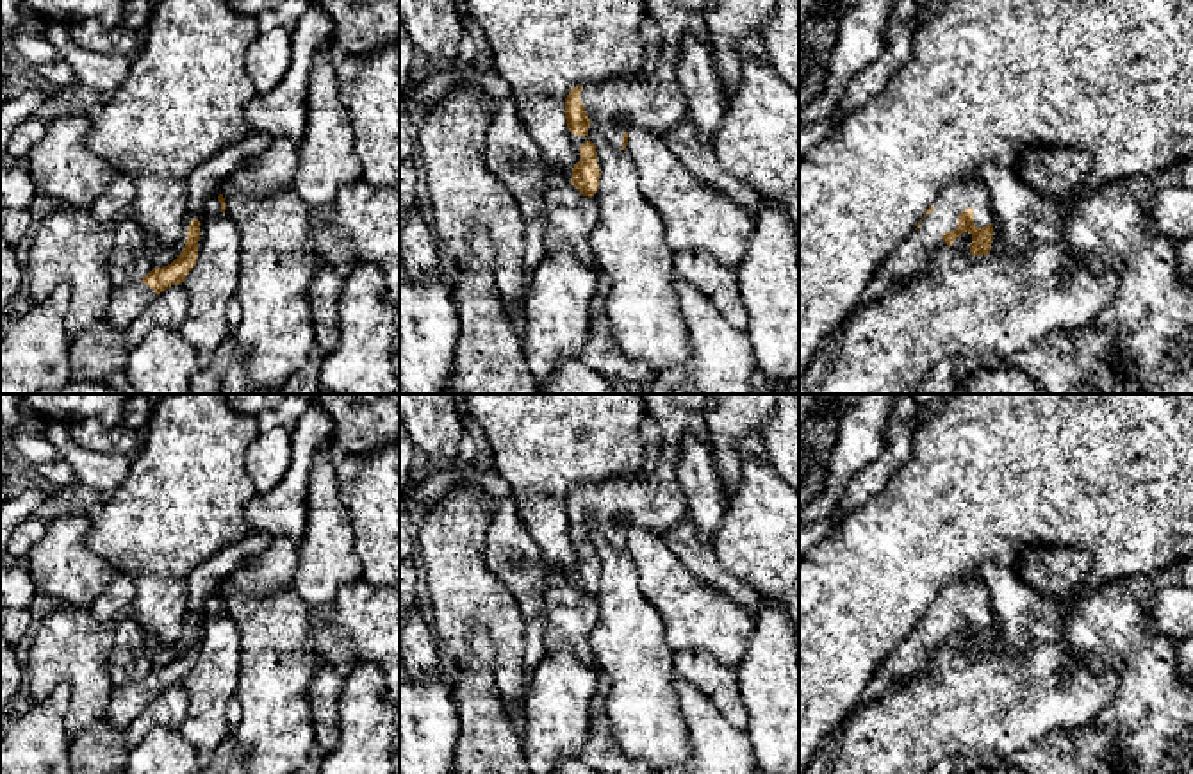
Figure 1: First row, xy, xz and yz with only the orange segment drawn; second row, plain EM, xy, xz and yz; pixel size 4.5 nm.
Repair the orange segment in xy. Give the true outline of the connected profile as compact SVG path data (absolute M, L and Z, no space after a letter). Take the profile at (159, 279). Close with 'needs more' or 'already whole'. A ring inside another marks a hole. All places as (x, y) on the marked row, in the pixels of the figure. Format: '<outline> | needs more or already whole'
M193 219L187 228L187 241L182 253L168 266L153 268L141 282L114 287L103 319L119 330L132 321L168 287L182 284L196 266L200 241L200 221Z | needs more

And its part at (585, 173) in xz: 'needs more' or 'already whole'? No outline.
needs more

